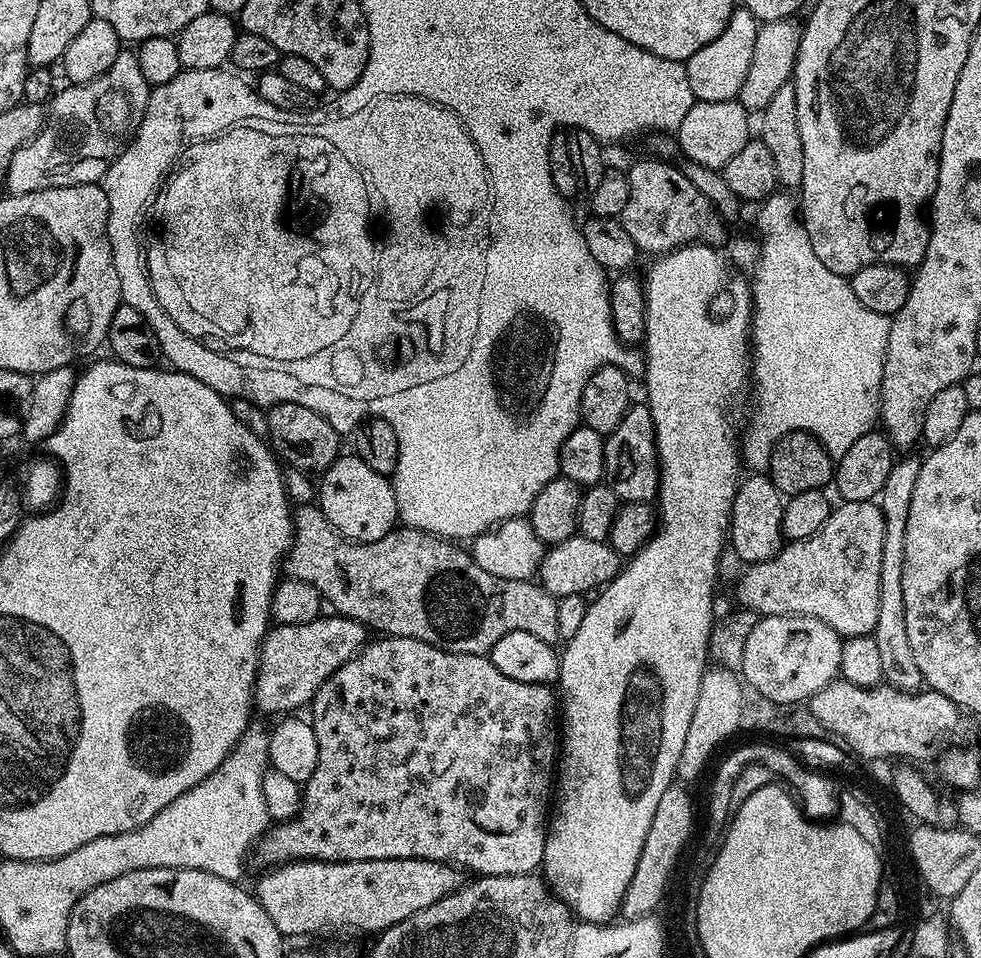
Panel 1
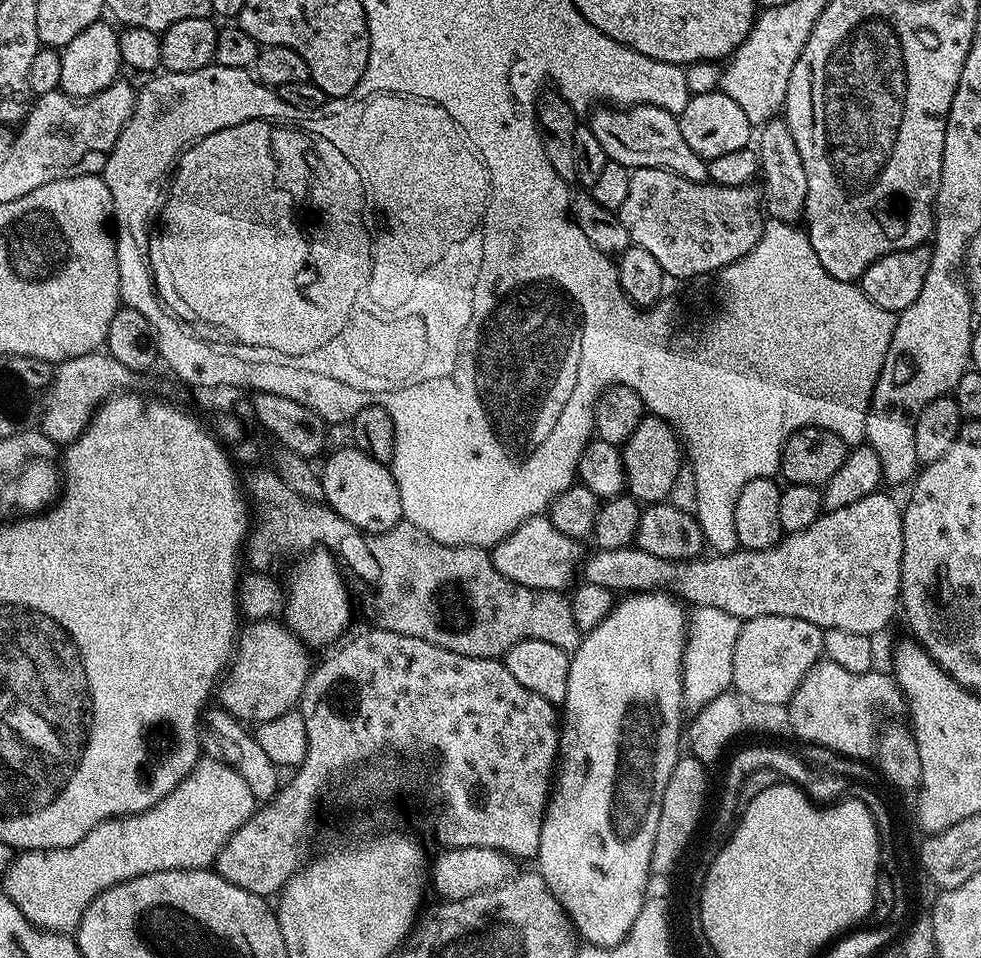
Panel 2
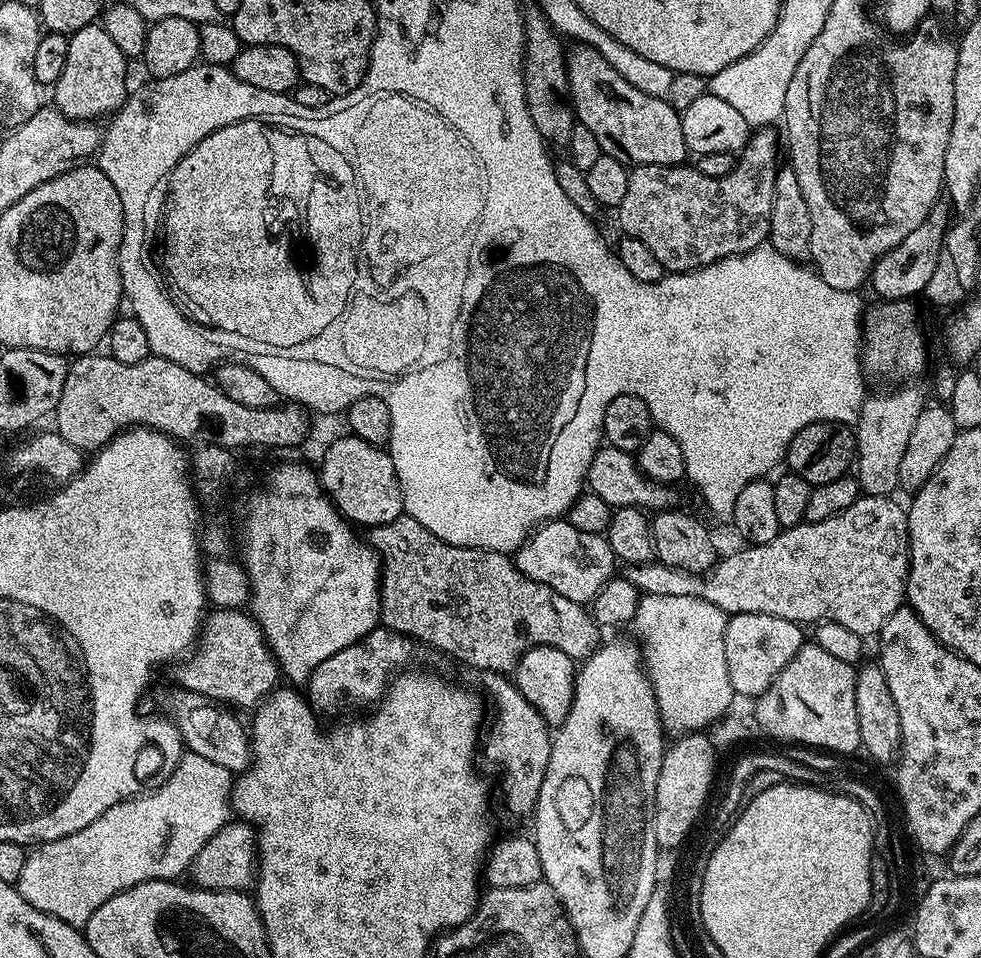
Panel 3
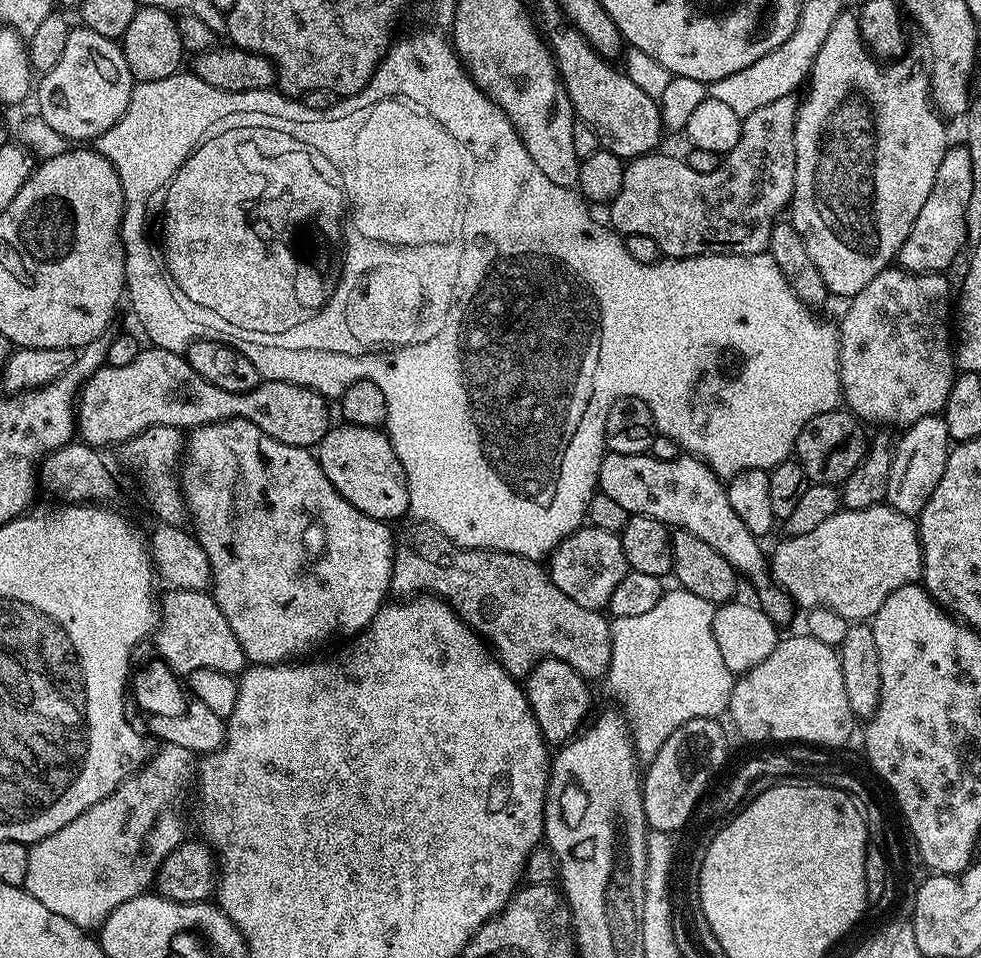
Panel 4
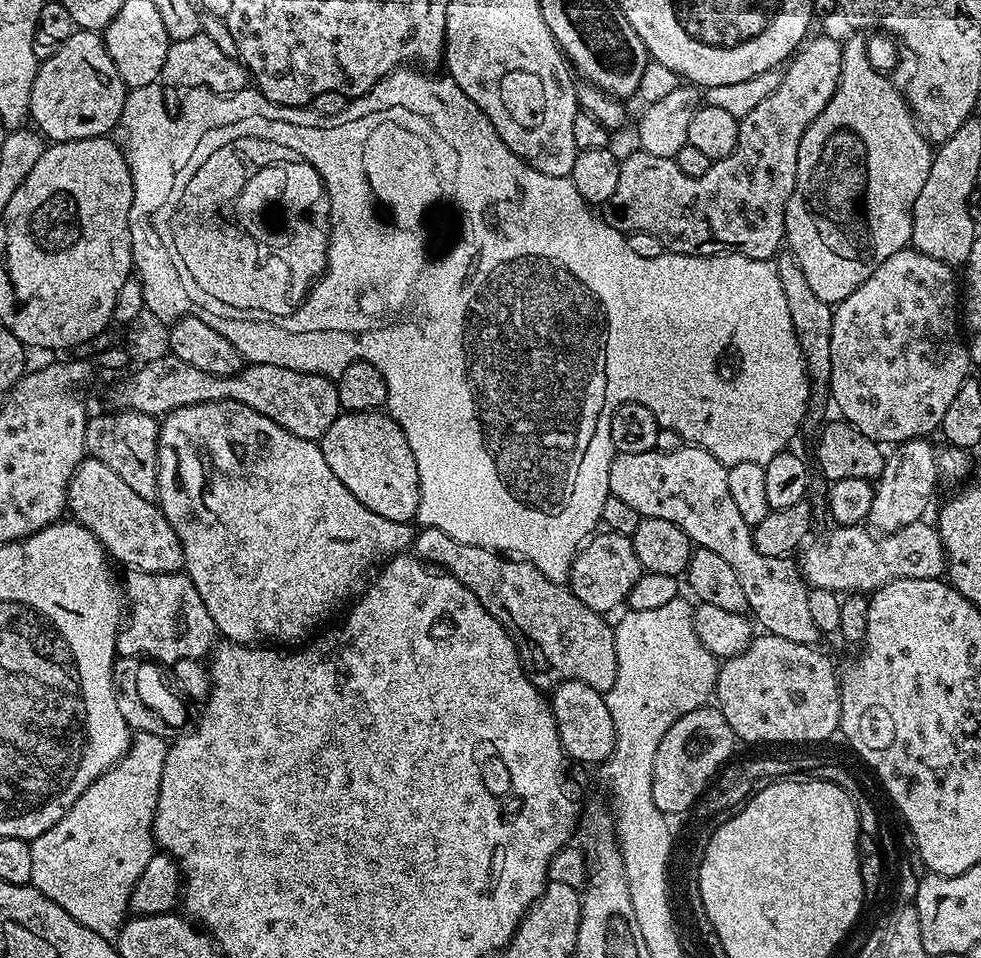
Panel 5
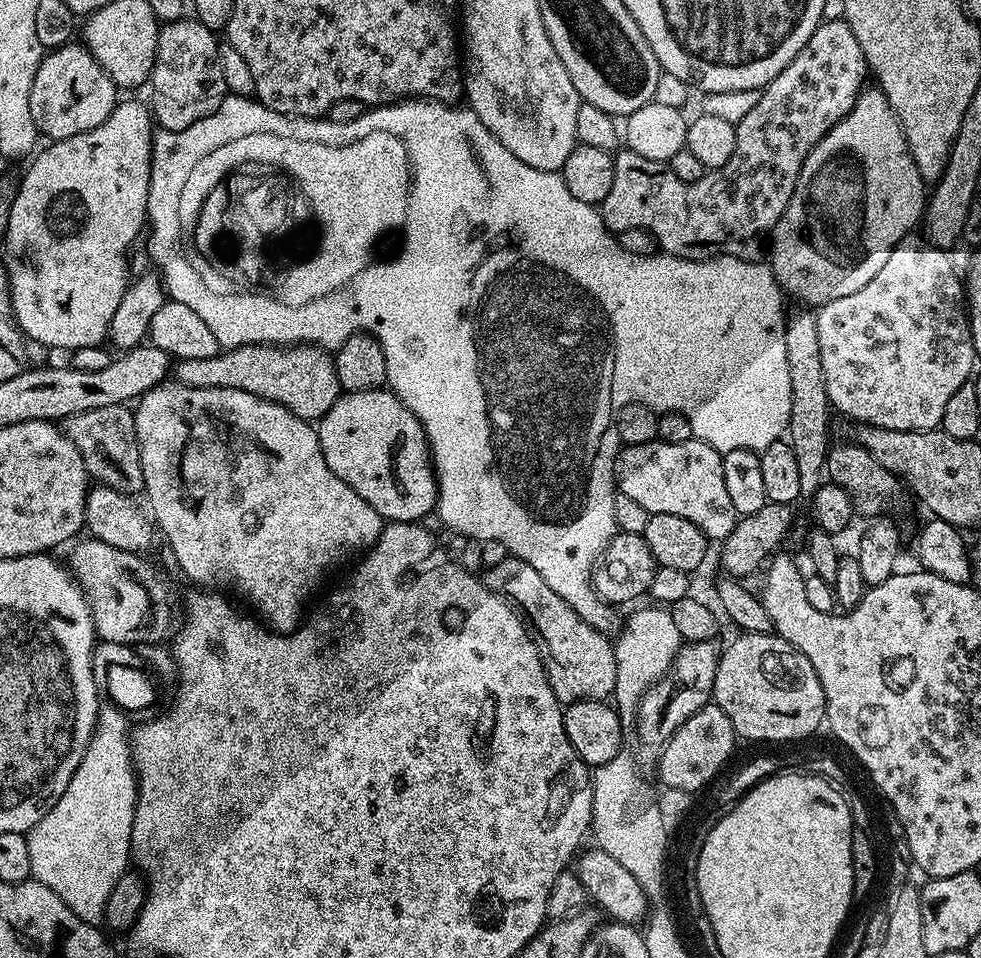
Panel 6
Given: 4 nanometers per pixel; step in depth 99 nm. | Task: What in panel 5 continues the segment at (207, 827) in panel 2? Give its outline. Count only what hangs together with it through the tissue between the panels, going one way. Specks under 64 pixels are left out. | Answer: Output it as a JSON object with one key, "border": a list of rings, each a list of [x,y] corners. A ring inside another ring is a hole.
{"border":[[[137,732],[128,745],[128,753],[110,770],[102,773],[96,781],[66,810],[66,814],[46,834],[31,841],[34,870],[31,885],[37,888],[50,902],[62,906],[74,922],[94,930],[102,938],[115,941],[120,937],[120,928],[129,915],[128,902],[134,882],[142,878],[150,858],[154,855],[152,819],[158,806],[158,790],[162,784],[162,766],[166,762],[168,744],[165,737],[152,733]]]}

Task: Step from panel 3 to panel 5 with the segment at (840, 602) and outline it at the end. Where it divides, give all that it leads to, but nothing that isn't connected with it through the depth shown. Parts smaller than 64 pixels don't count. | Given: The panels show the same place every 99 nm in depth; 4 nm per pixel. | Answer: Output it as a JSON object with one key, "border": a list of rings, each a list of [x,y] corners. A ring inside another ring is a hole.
{"border":[[[924,520],[877,536],[859,524],[841,524],[832,526],[817,540],[812,538],[804,544],[798,556],[798,567],[809,588],[821,588],[837,594],[871,594],[892,580],[939,580],[946,572],[946,557],[940,545],[939,532]]]}

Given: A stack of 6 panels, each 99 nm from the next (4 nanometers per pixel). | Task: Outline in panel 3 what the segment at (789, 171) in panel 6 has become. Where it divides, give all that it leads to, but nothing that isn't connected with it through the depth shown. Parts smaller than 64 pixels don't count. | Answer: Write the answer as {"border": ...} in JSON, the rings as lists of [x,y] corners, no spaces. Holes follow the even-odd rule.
{"border":[[[775,127],[755,129],[749,135],[743,152],[736,156],[736,165],[730,170],[730,174],[726,174],[722,178],[710,178],[706,174],[700,172],[699,167],[692,166],[650,166],[638,165],[633,167],[628,173],[628,181],[626,182],[626,194],[622,198],[618,209],[620,215],[620,232],[630,238],[638,238],[638,242],[643,242],[658,258],[658,262],[662,262],[665,273],[674,272],[693,272],[695,268],[704,268],[708,264],[717,264],[722,258],[730,258],[731,256],[740,256],[743,252],[749,252],[760,247],[768,239],[768,227],[770,226],[770,210],[774,206],[774,178],[776,177],[776,169],[778,161],[776,159],[782,156],[782,144],[776,141]]]}

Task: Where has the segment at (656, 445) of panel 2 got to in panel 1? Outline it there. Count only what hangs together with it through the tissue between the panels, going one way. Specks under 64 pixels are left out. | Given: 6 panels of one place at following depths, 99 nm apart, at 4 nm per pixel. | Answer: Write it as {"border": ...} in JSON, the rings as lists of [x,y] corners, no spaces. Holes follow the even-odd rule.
{"border":[[[647,403],[629,404],[622,422],[604,441],[604,480],[622,502],[643,504],[657,499],[660,490],[660,459],[656,449],[654,418]]]}

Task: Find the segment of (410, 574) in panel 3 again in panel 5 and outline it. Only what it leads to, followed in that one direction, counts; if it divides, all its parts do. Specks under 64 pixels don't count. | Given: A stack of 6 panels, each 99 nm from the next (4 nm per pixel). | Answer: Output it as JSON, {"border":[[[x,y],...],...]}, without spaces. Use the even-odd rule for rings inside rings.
{"border":[[[437,528],[419,529],[414,552],[420,559],[443,568],[462,582],[462,586],[466,586],[466,590],[470,590],[470,594],[474,594],[513,637],[519,638],[516,649],[520,665],[536,688],[551,690],[567,680],[581,680],[603,693],[614,686],[618,658],[613,625],[608,625],[604,621],[607,619],[590,610],[590,606],[582,606],[571,588],[550,582],[542,570],[527,560],[509,558],[491,548],[460,544]]]}

